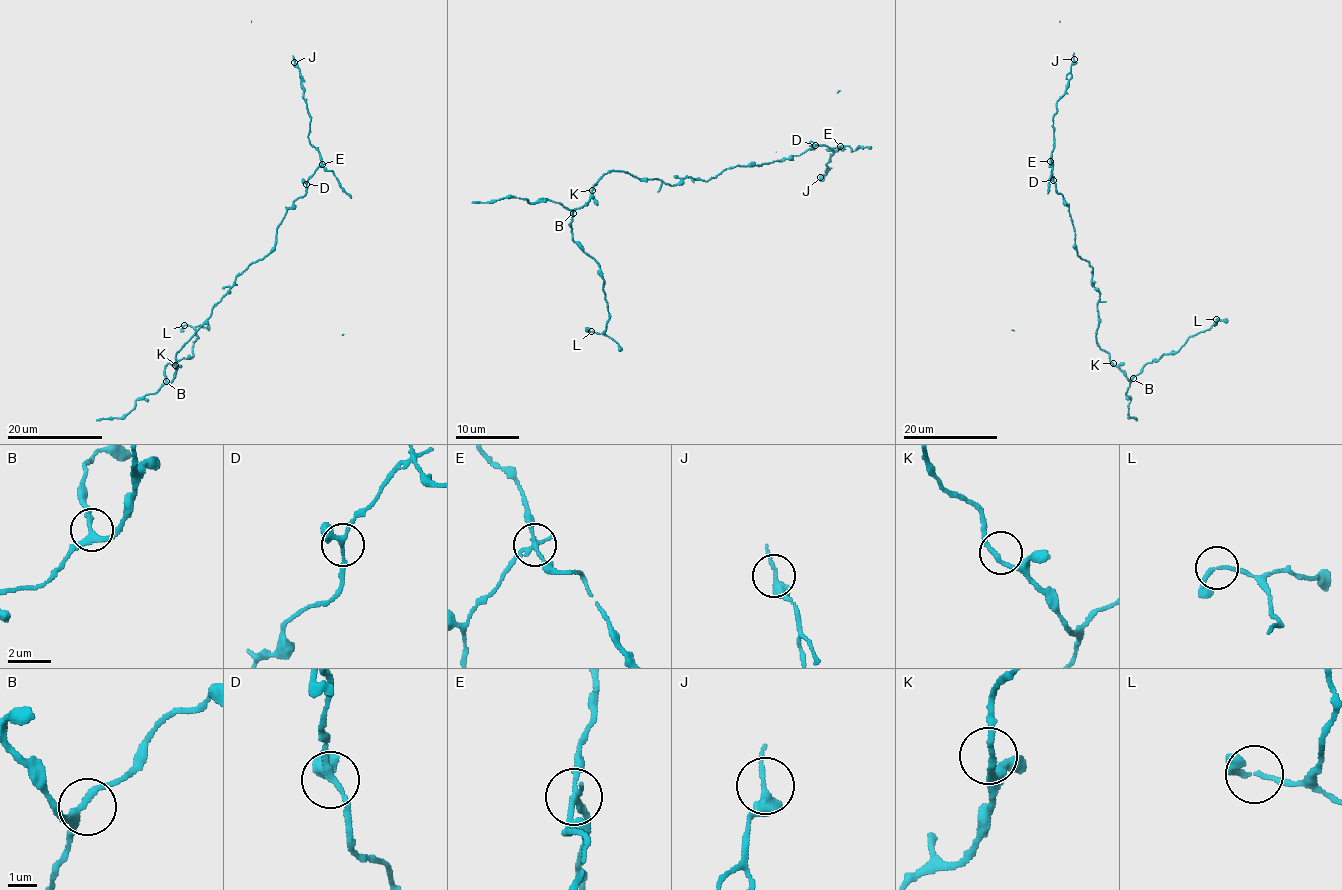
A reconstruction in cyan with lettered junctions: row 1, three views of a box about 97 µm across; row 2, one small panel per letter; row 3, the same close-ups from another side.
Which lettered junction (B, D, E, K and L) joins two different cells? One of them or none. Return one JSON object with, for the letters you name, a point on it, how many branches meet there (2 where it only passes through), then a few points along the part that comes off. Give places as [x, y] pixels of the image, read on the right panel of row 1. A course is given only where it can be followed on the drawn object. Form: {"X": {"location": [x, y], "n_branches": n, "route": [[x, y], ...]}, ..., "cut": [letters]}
{"E": {"location": [1050, 161], "n_branches": 3}, "cut": ["E"]}

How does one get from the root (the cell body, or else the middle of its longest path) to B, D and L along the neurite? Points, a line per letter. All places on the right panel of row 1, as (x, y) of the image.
B: (1082, 259), (1093, 268), (1092, 286), (1099, 292), (1100, 300), (1096, 305), (1098, 345), (1124, 376), (1133, 378)
D: (1082, 259), (1077, 255), (1069, 206), (1062, 195), (1057, 192), (1053, 180)
L: (1082, 259), (1093, 268), (1092, 286), (1099, 292), (1098, 345), (1128, 379), (1147, 363), (1176, 353), (1216, 319)

